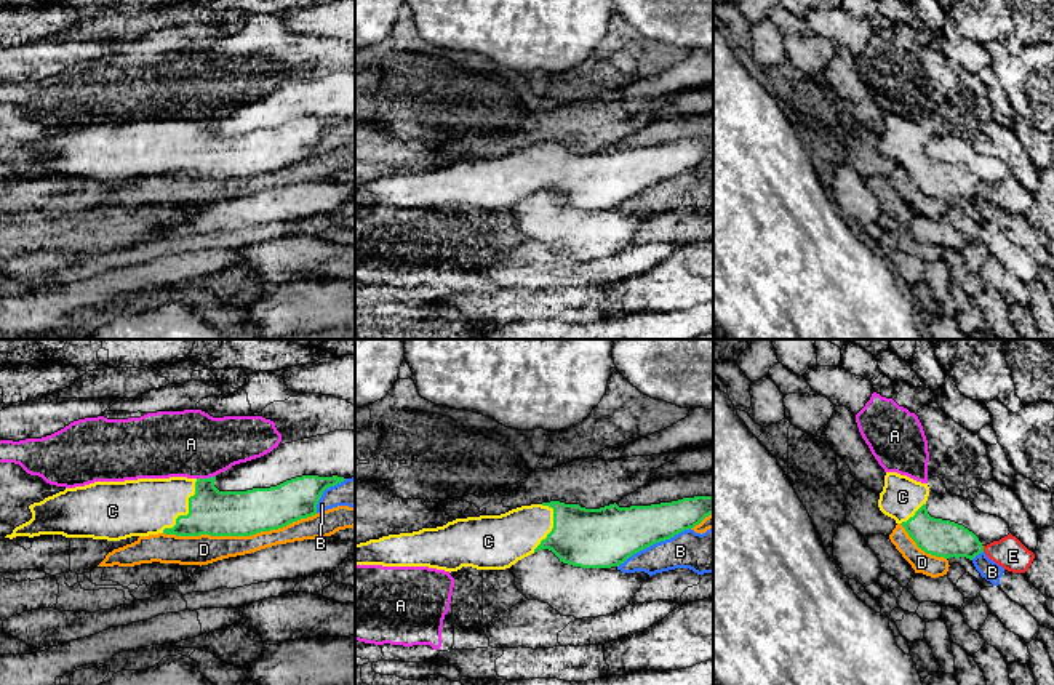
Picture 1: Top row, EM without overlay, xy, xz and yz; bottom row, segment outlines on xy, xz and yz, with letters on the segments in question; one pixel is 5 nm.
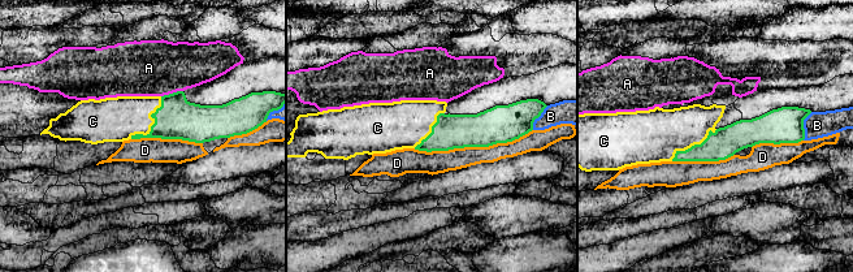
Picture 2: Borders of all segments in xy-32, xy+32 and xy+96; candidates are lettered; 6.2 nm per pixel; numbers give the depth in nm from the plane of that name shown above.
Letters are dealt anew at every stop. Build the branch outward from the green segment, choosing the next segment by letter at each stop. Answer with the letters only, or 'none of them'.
C

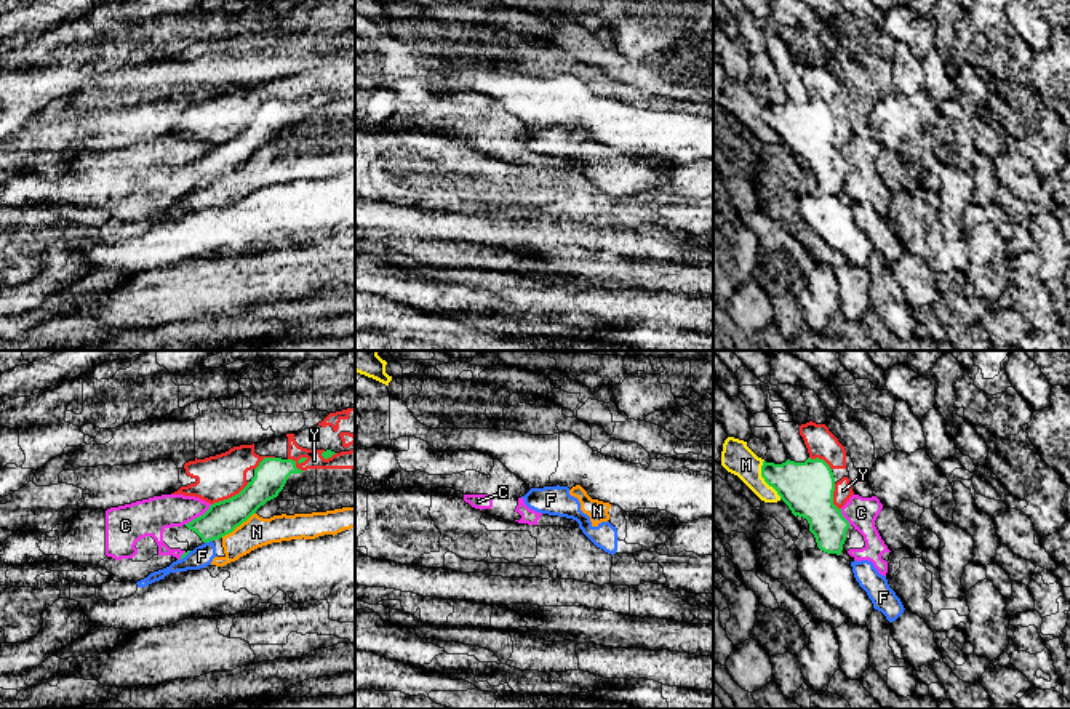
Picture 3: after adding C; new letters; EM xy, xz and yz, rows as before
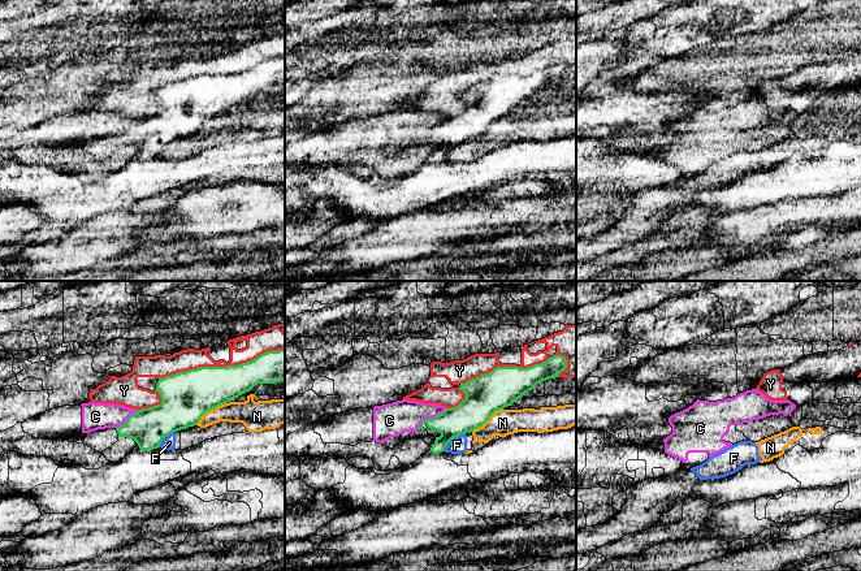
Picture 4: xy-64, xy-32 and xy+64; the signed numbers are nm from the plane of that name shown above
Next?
none of them

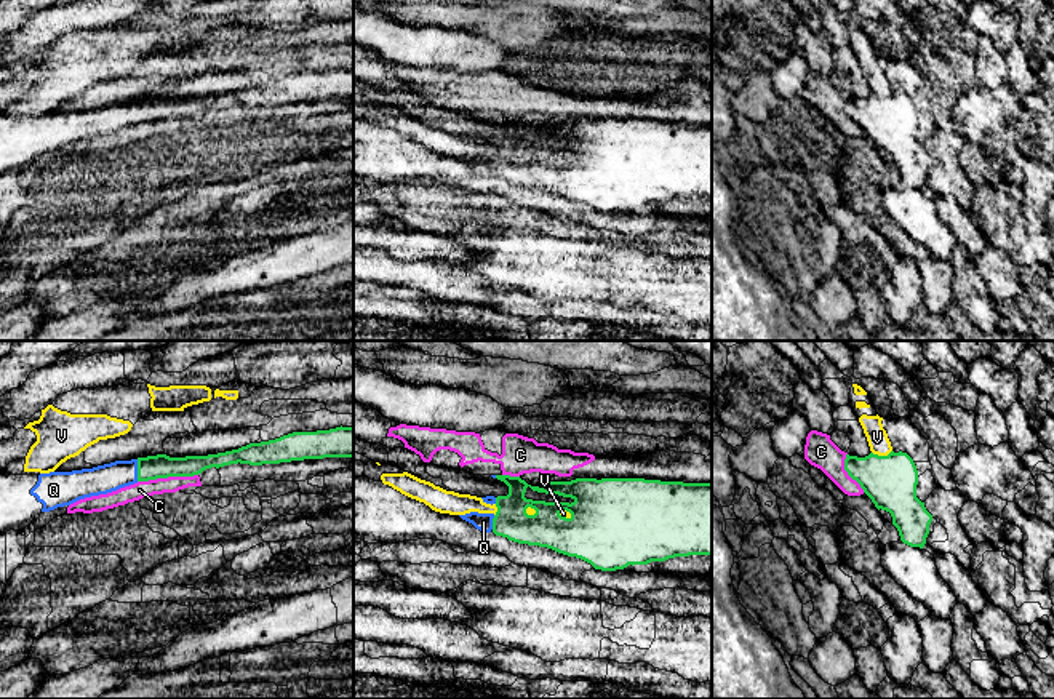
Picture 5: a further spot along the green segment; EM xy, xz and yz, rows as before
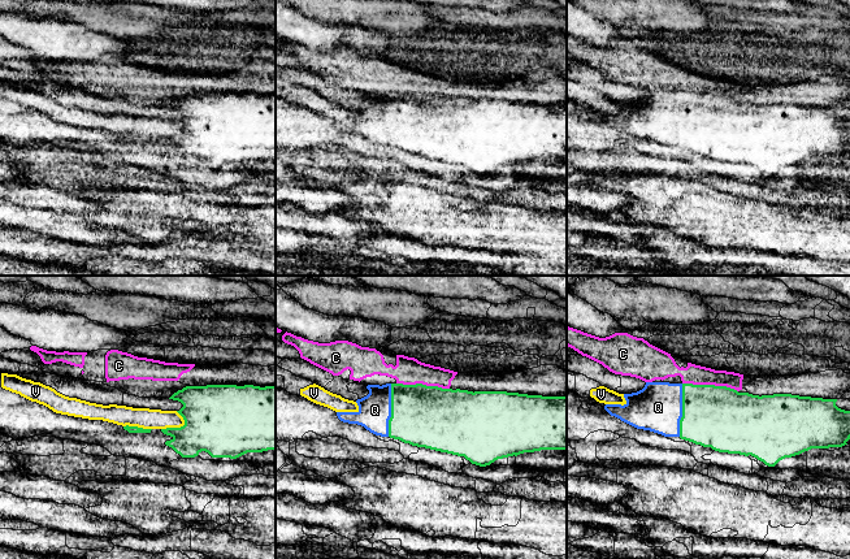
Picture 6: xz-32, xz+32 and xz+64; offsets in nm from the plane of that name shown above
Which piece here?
Q

